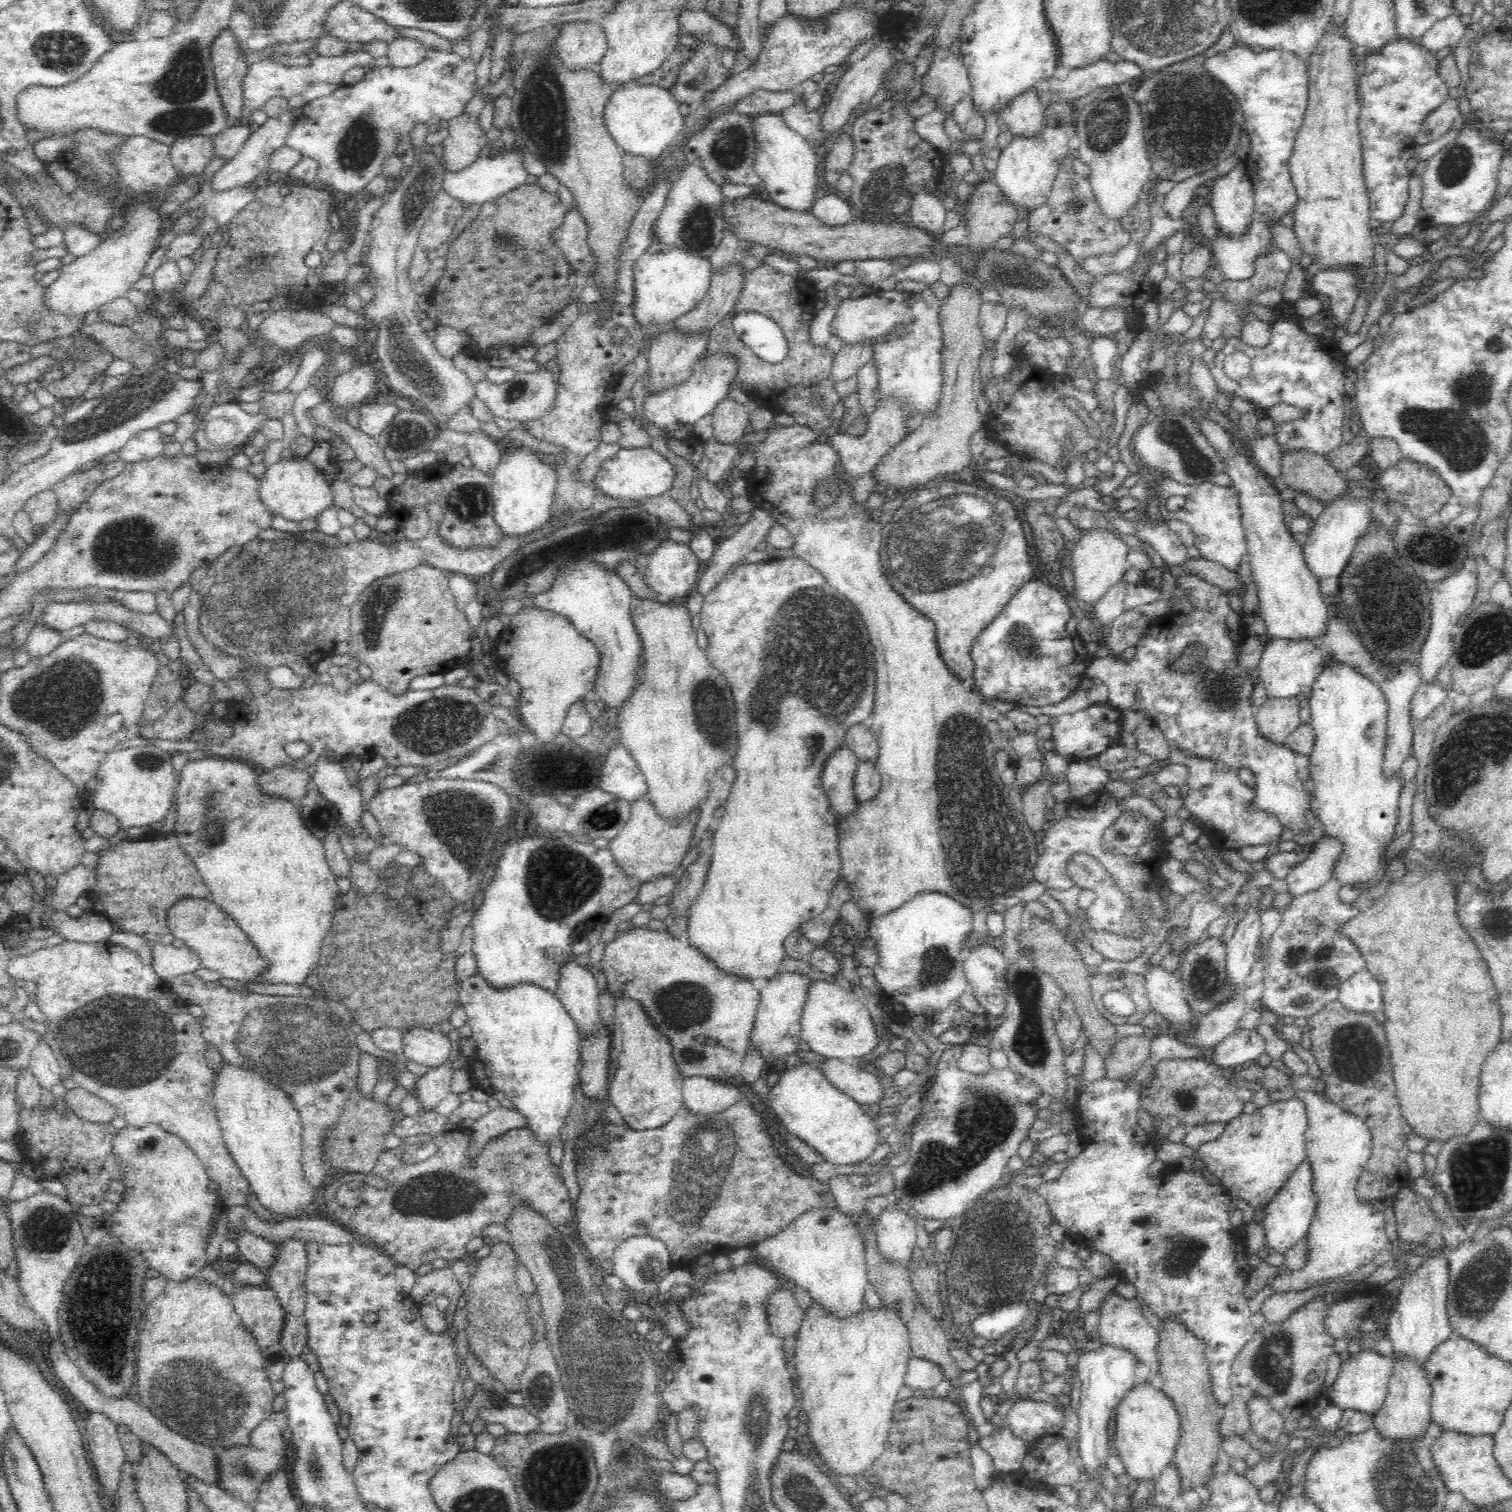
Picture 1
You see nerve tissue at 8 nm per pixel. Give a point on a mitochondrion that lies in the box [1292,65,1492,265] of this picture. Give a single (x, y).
(1455, 165)

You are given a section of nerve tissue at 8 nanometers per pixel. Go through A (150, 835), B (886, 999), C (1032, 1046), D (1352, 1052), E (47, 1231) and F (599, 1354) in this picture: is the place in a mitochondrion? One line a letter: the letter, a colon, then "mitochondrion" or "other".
A: other
B: other
C: mitochondrion
D: mitochondrion
E: mitochondrion
F: mitochondrion

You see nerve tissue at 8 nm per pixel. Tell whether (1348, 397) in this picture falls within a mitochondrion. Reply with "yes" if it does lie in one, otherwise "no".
no

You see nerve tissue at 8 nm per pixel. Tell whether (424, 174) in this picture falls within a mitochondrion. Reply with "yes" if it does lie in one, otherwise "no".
no

